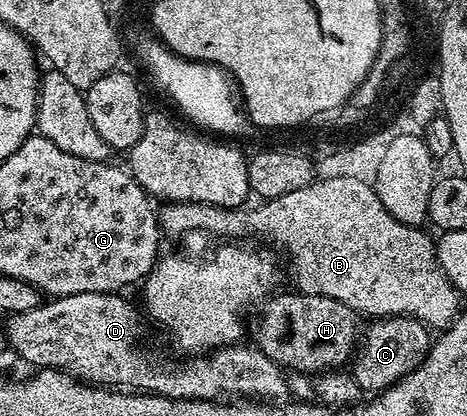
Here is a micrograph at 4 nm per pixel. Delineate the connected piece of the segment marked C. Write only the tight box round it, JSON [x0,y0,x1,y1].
[351,315,431,393]

